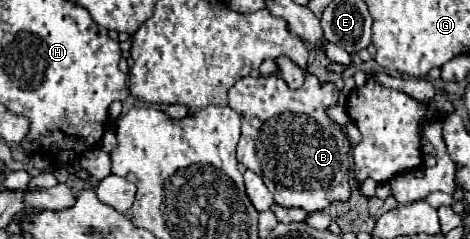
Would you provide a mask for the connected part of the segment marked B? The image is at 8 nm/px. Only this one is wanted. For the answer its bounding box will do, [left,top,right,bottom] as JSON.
[229,75,349,211]

